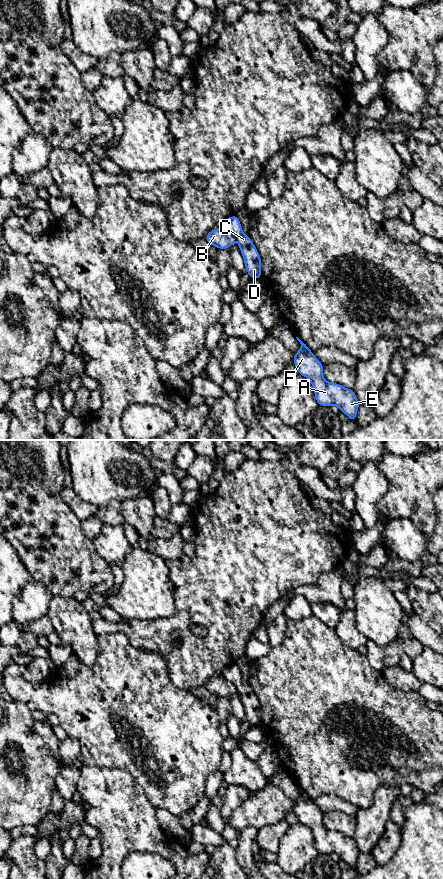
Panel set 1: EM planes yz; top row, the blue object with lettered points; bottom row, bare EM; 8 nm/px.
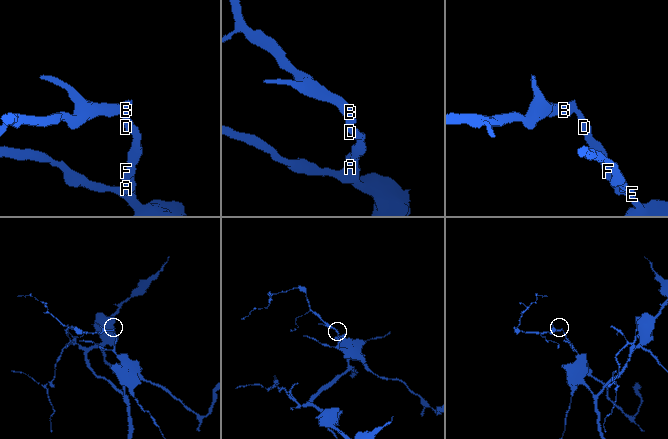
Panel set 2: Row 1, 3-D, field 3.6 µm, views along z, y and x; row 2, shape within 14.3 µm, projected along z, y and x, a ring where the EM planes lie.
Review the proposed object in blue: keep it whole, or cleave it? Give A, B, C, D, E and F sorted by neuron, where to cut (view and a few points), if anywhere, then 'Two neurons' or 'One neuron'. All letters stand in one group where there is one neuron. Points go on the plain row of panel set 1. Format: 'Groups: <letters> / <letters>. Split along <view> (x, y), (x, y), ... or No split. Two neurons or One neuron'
Groups: A C D E F / B. Split along yz (221, 675), (235, 686). Two neurons

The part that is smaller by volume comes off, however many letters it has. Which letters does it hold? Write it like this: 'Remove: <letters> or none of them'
Remove: B

